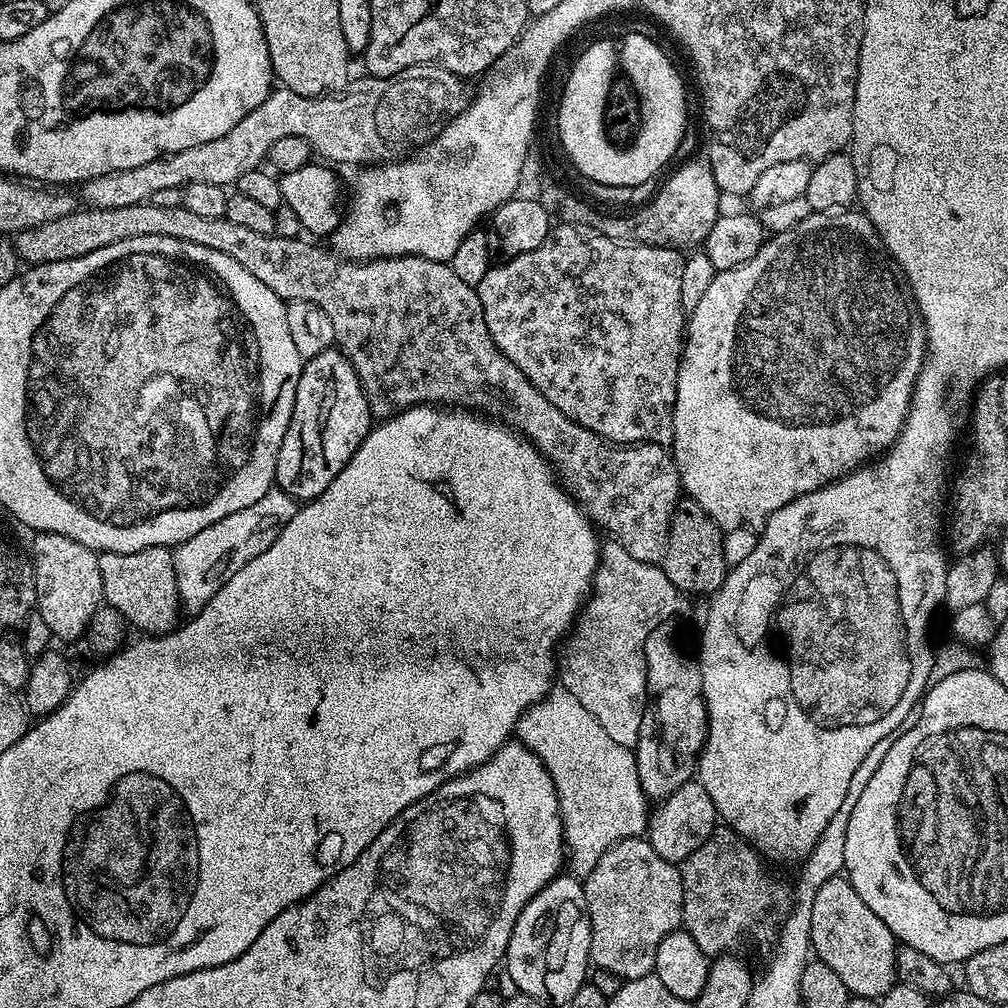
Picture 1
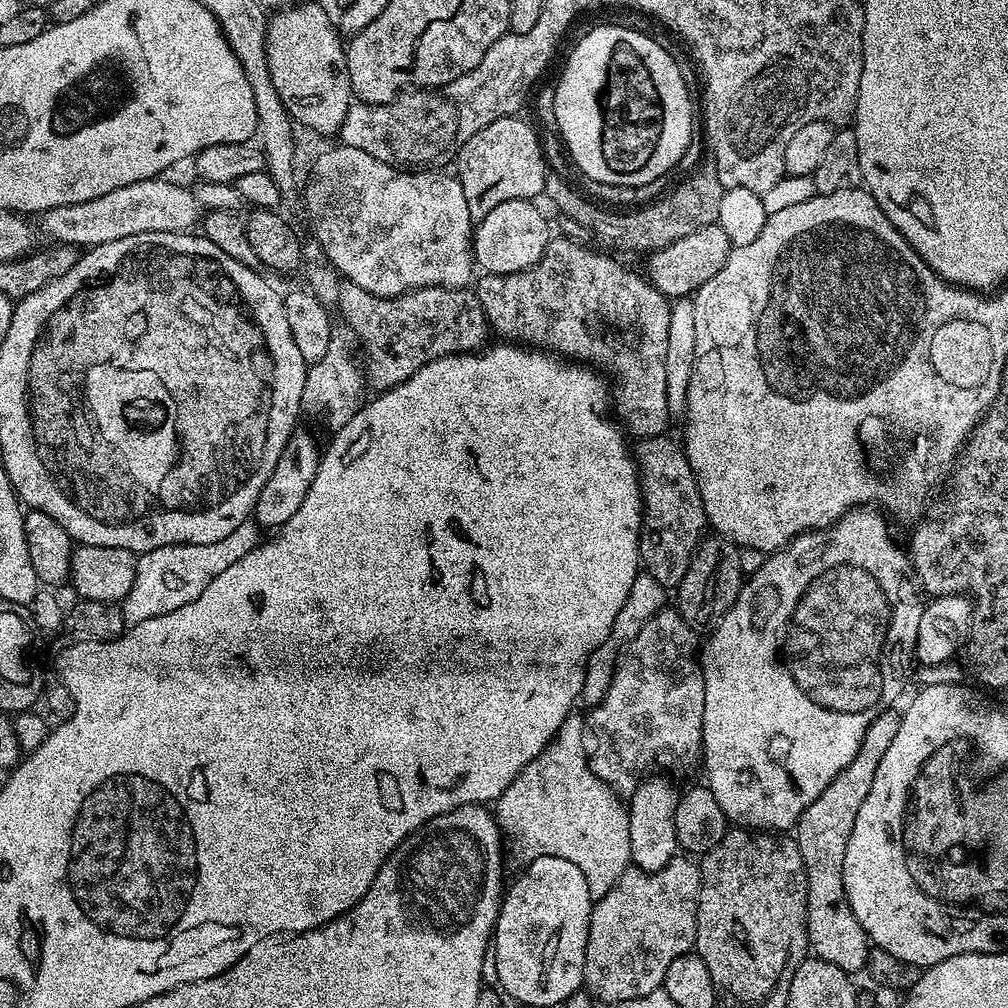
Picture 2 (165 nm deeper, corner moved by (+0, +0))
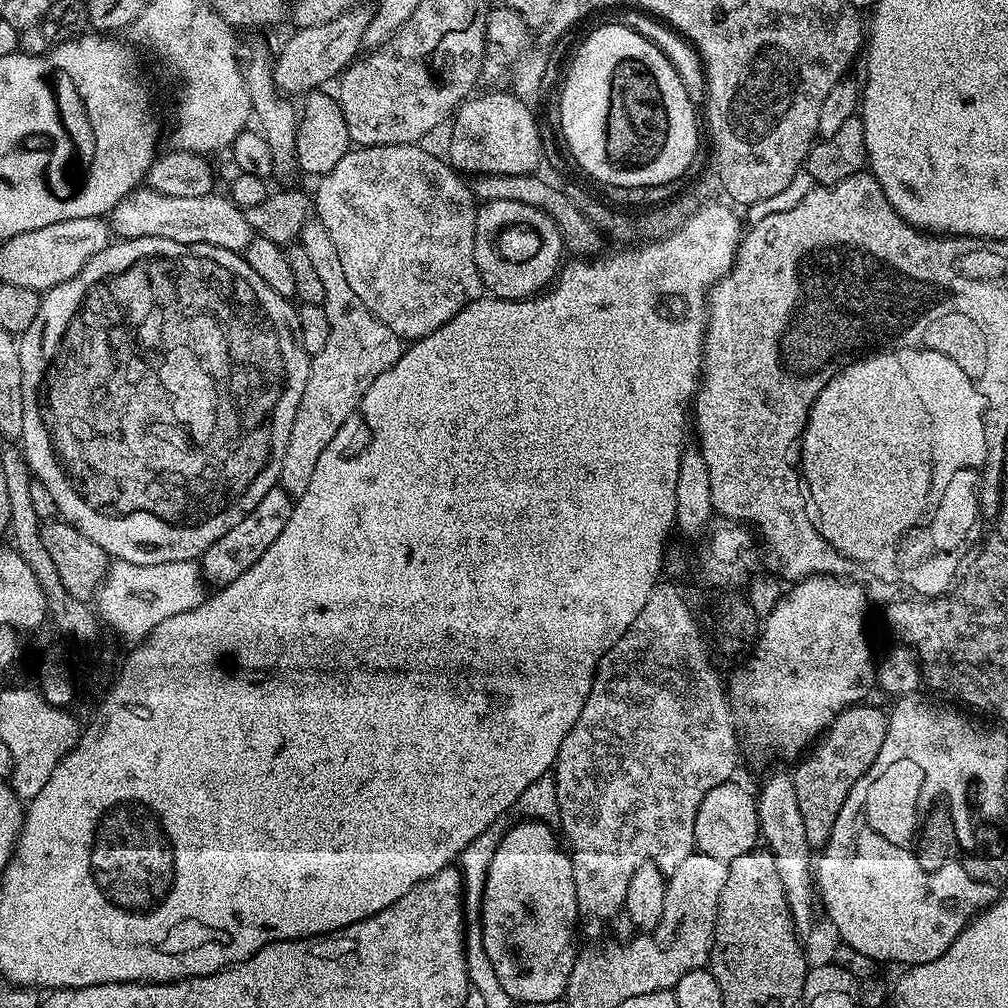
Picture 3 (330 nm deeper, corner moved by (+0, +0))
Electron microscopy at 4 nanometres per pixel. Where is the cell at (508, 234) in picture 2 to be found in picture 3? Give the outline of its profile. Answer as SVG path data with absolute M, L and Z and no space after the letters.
M490 202L489 204L481 203L476 210L476 233L474 234L474 262L478 266L480 281L484 283L485 289L493 297L501 300L527 300L547 289L555 281L558 275L558 269L561 267L562 259L560 255L565 255L564 239L560 237L560 231L556 223L551 220L542 210L534 206L526 206L522 202Z

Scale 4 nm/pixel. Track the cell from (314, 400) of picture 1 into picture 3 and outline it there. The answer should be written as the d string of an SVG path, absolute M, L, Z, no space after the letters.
M277 486L266 490L262 502L258 502L258 506L254 506L254 510L250 510L250 514L238 522L238 526L222 534L222 538L218 538L218 542L214 542L214 546L210 546L210 550L200 557L198 563L205 585L212 590L225 588L234 582L234 578L246 574L246 570L250 570L250 566L254 566L254 562L258 562L258 558L262 558L262 554L274 546L274 538L278 538L286 522L290 522L293 503L293 497L289 496L285 488Z

